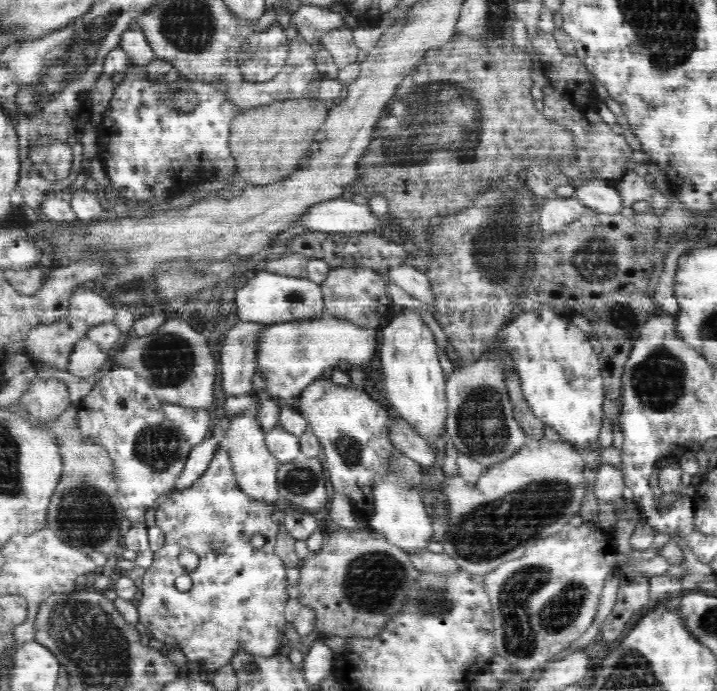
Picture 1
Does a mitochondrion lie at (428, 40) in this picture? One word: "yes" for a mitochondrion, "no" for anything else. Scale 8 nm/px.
no

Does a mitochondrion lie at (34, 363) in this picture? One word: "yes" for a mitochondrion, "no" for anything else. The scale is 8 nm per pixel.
no

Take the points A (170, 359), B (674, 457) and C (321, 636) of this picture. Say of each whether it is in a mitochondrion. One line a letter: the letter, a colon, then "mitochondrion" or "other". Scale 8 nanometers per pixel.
A: mitochondrion
B: other
C: other

